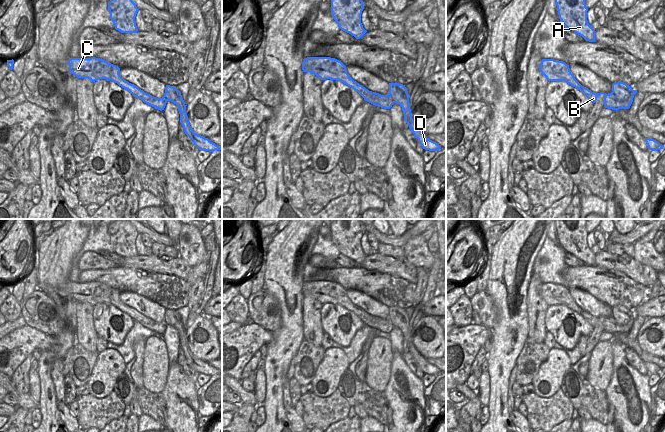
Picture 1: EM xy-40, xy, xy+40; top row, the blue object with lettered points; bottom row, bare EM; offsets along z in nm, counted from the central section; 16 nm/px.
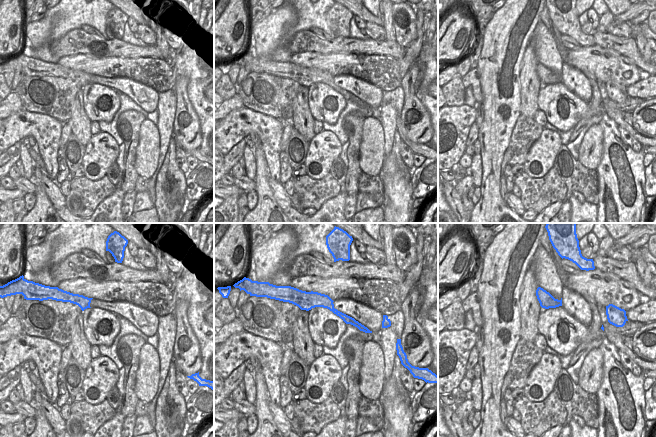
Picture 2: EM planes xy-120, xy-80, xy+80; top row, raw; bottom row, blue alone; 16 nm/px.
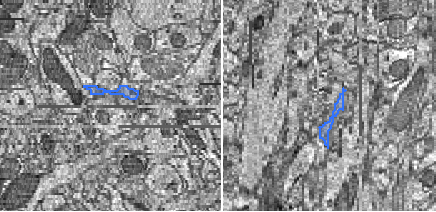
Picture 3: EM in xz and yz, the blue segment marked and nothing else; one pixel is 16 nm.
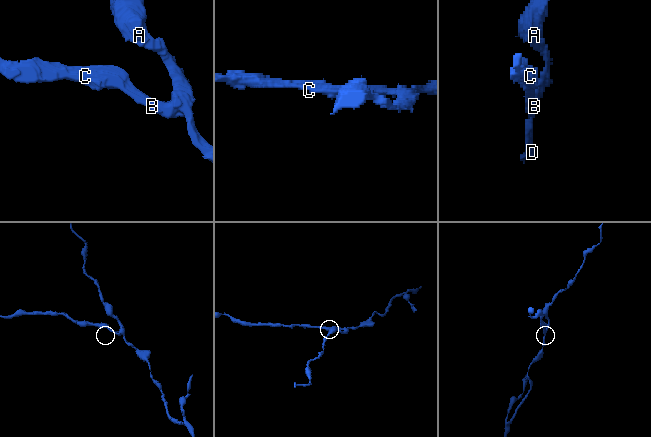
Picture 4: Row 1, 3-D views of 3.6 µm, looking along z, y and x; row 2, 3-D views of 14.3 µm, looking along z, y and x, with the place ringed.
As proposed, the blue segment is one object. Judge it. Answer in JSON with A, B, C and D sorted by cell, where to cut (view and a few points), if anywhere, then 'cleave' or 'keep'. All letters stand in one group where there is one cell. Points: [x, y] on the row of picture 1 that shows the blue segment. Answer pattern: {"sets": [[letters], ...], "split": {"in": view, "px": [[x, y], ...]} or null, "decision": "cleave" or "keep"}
{"sets": [["A", "D"], ["B", "C"]], "split": {"in": "xy+40", "px": [[612, 91], [620, 102], [631, 103]]}, "decision": "cleave"}

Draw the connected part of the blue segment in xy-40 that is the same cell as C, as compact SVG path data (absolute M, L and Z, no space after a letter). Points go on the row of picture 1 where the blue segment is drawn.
M96 57L70 58L67 64L69 65L69 74L73 74L78 78L88 78L92 82L100 79L112 80L128 90L134 97L160 111L164 110L168 101L165 96L156 98L124 80L119 74L120 68L103 59Z

